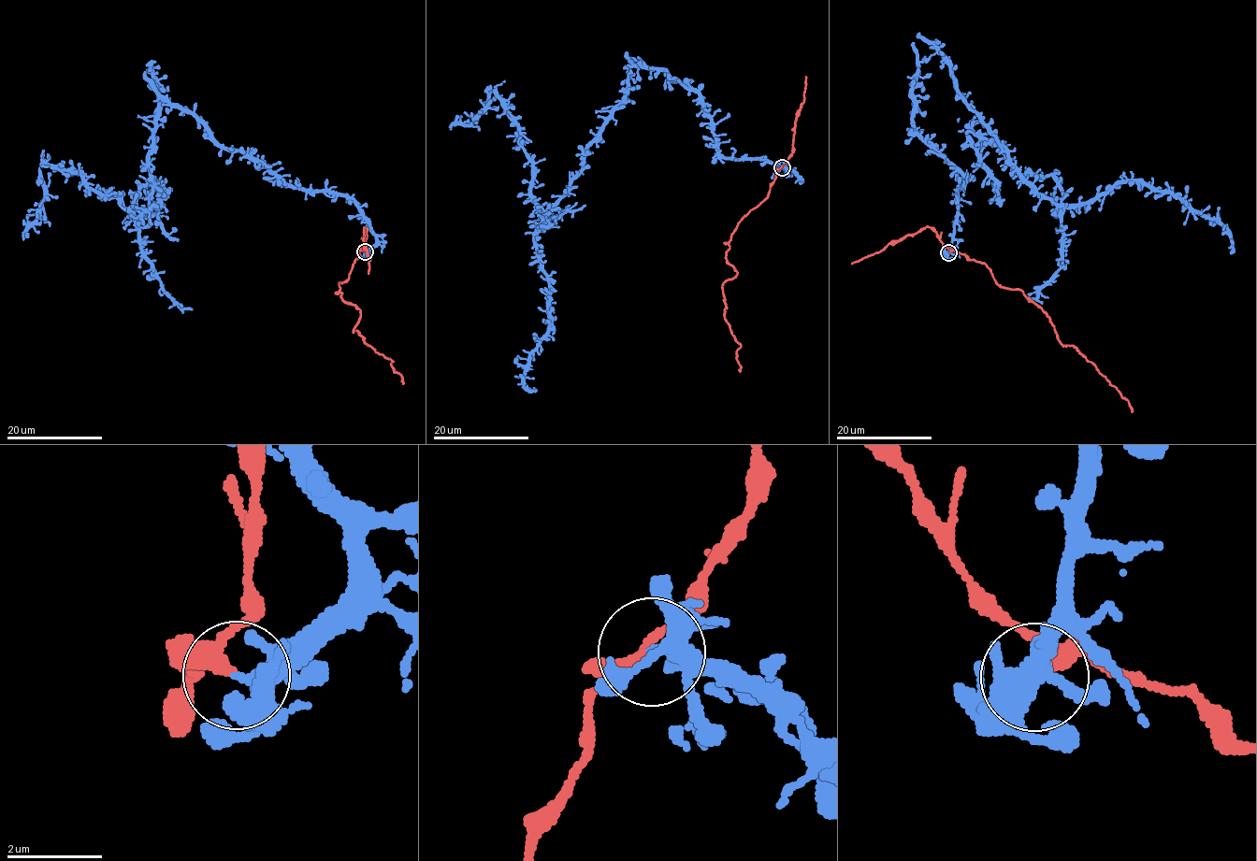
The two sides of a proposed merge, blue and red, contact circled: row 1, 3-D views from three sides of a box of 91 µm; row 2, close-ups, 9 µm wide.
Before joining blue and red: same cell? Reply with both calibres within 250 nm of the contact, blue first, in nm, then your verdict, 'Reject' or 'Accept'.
Thickness 280 nm (blue) against 220 nm. Reject

